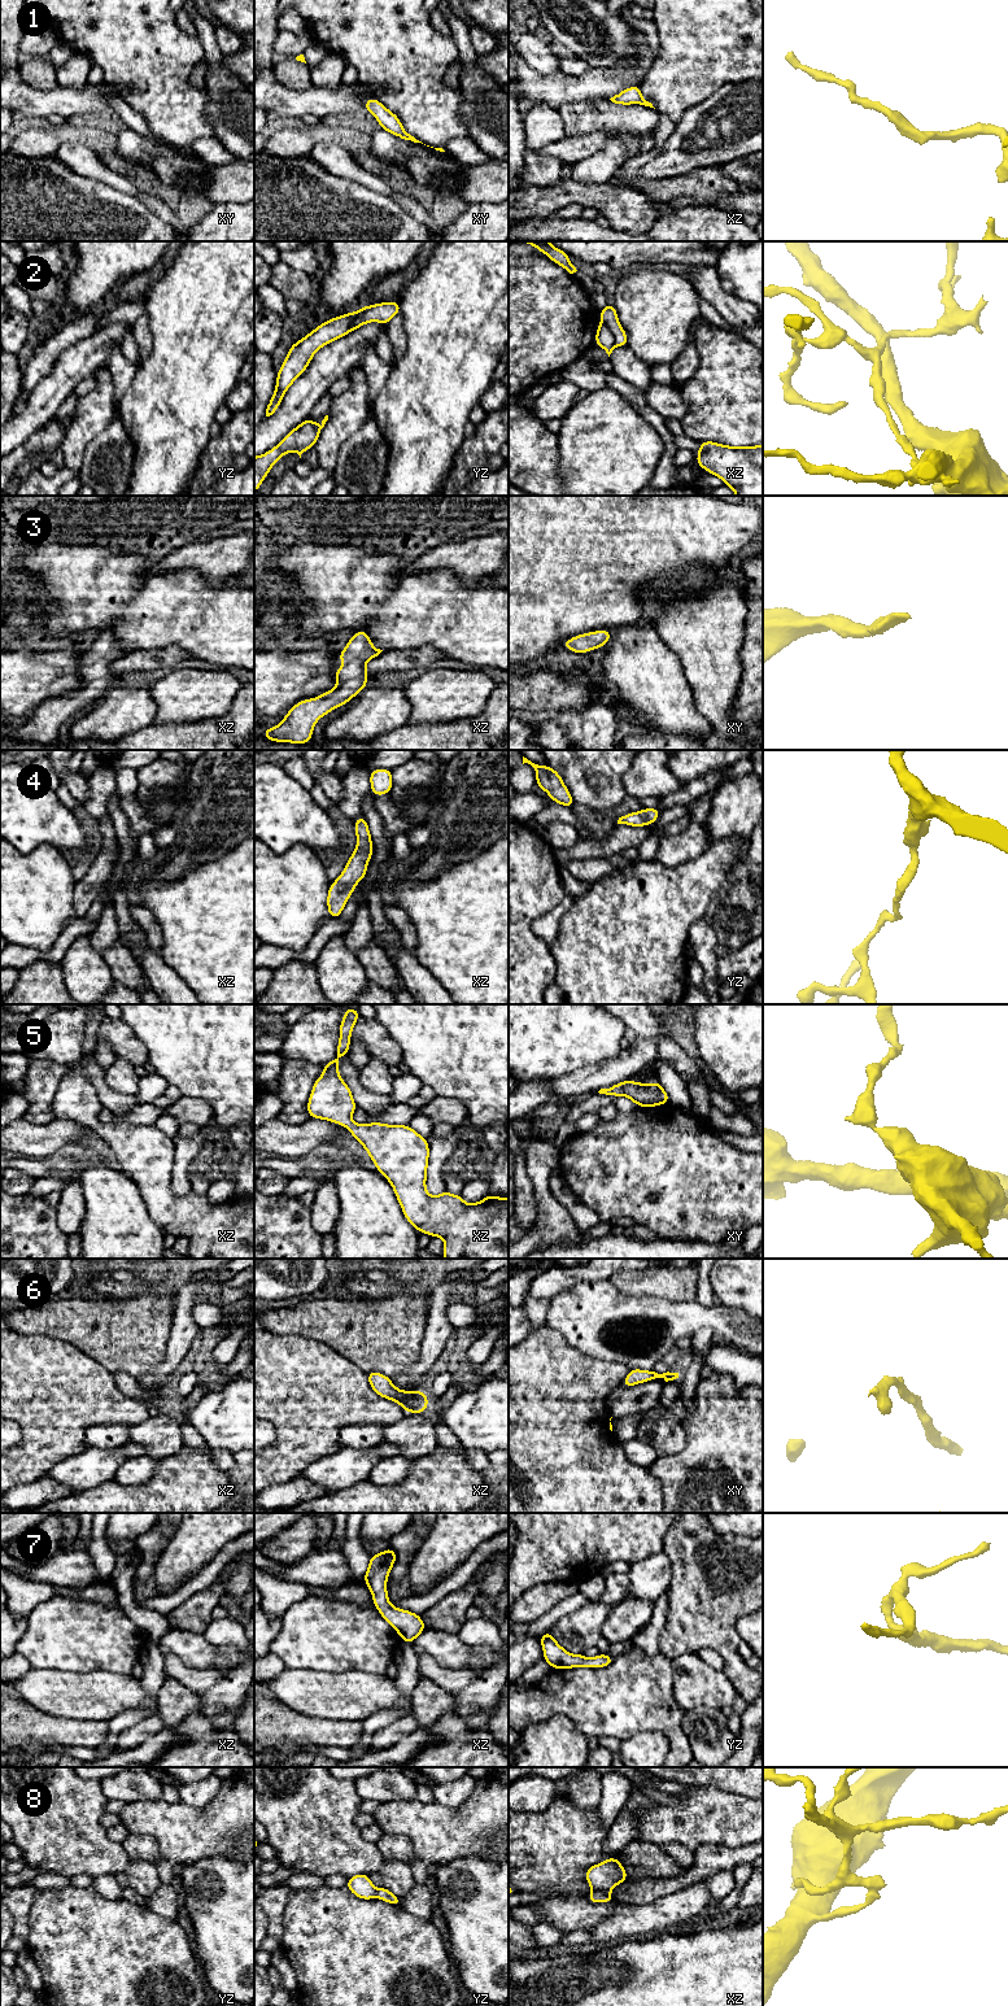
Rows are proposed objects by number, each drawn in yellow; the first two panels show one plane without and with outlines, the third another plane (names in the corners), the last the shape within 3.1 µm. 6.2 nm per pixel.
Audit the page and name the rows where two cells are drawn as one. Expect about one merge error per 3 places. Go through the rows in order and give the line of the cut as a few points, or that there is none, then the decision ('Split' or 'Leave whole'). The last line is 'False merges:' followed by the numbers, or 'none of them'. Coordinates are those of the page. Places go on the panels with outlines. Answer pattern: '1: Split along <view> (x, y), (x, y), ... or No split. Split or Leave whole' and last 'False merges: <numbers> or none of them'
1: No split. Leave whole
2: Split along yz (366, 306), (352, 323), (349, 331). Split
3: No split. Leave whole
4: No split. Leave whole
5: No split. Leave whole
6: No split. Leave whole
7: No split. Leave whole
8: Split along xz (593, 1889), (607, 1891). Split
False merges: 2, 8

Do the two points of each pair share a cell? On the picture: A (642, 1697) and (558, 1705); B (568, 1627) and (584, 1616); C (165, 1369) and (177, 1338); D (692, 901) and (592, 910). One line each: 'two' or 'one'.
A: one
B: one
C: one
D: one

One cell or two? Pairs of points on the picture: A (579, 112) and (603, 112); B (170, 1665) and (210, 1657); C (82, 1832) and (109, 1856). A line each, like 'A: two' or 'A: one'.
A: one
B: two
C: one

